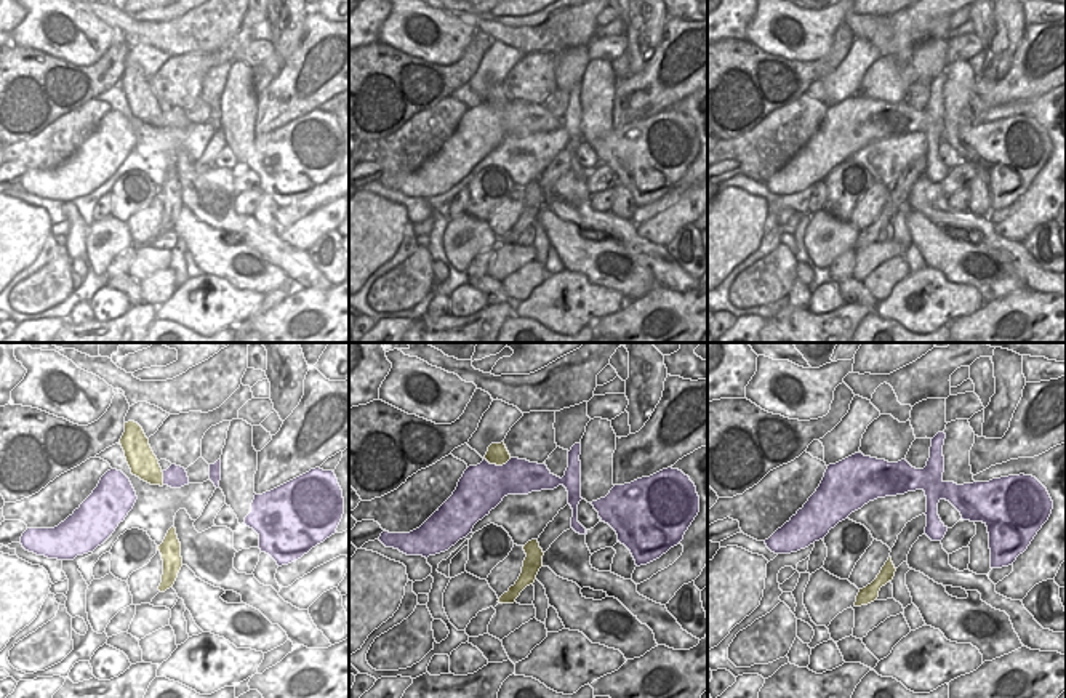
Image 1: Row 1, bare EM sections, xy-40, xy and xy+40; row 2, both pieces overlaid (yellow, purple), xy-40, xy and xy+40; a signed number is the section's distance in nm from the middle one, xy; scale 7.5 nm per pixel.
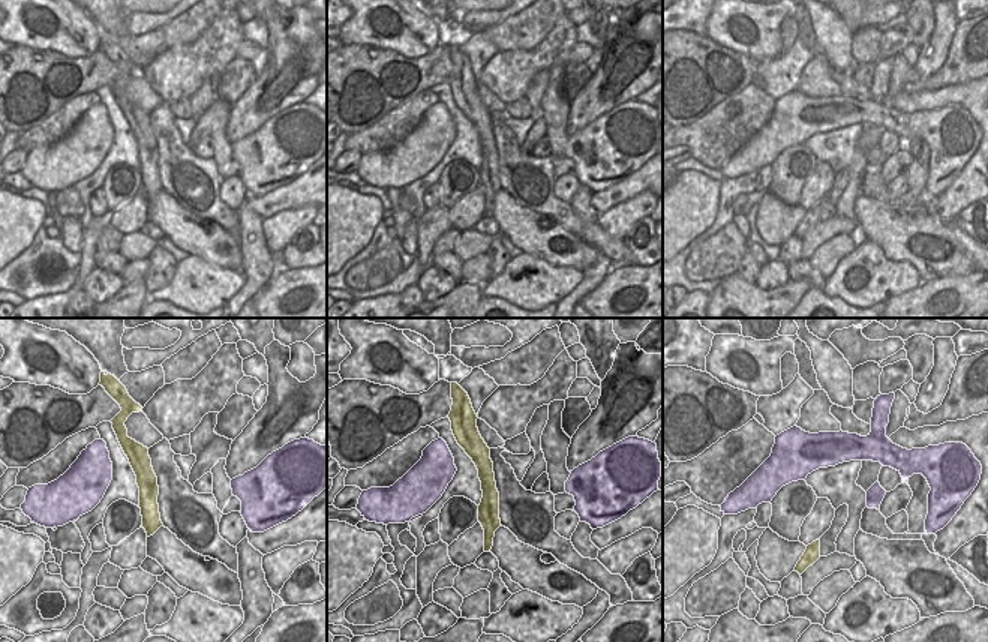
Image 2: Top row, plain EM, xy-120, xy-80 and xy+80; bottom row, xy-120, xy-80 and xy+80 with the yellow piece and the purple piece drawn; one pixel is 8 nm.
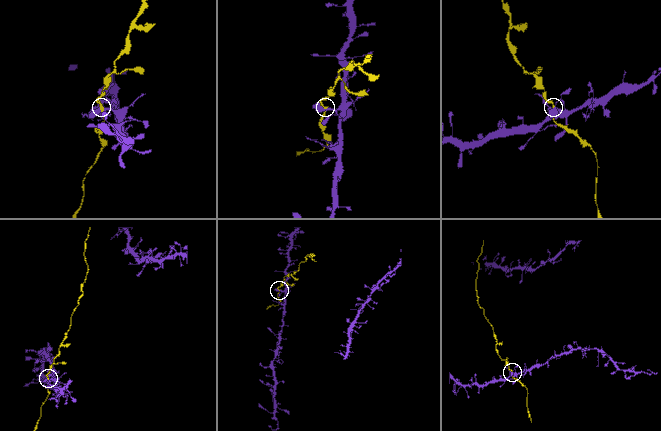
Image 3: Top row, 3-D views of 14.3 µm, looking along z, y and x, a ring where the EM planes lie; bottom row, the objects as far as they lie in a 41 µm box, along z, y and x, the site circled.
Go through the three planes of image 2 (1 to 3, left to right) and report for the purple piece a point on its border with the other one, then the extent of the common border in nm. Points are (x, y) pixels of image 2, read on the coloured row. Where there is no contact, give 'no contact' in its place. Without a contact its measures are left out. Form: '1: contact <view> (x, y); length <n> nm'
1: no contact
2: no contact
3: no contact

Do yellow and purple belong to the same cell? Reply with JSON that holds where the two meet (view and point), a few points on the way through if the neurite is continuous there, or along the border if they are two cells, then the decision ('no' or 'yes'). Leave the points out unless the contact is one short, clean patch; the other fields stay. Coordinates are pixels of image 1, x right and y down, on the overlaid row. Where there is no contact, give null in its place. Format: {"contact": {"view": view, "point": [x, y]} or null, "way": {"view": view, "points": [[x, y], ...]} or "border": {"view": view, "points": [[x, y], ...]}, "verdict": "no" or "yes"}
{"contact": {"view": "xy", "point": [498, 465]}, "border": {"view": "xy", "points": [[511, 458], [501, 465], [490, 465], [485, 460]]}, "verdict": "no"}

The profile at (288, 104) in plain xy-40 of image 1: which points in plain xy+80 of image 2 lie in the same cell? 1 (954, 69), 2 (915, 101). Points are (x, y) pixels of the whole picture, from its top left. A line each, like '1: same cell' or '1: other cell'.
1: same cell
2: other cell

